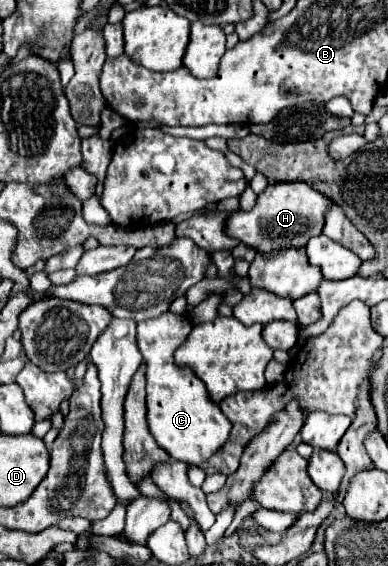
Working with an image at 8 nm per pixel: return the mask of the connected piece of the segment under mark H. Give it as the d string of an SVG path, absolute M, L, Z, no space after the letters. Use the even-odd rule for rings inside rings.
M279 182L269 184L257 198L257 204L249 212L233 212L229 218L229 234L239 238L243 244L253 246L257 252L273 252L283 248L301 248L309 238L319 236L325 226L325 214L333 200L313 190L305 182Z

